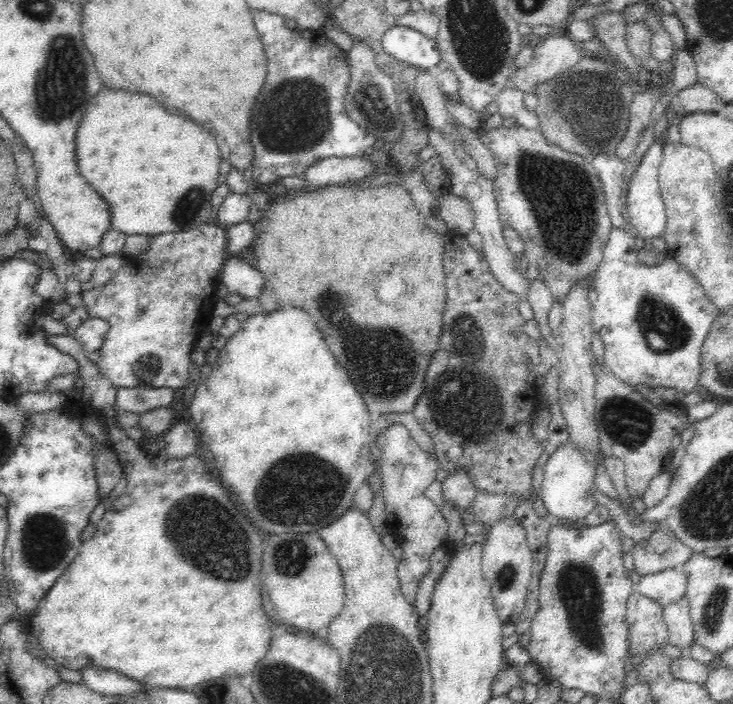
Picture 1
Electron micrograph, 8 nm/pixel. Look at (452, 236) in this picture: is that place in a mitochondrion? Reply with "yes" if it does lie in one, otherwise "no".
no

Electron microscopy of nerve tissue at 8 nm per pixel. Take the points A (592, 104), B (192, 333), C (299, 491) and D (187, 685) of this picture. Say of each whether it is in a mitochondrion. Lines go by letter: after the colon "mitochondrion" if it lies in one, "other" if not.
A: mitochondrion
B: other
C: mitochondrion
D: other

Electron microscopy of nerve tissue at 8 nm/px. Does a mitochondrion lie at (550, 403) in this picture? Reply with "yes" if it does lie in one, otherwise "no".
no

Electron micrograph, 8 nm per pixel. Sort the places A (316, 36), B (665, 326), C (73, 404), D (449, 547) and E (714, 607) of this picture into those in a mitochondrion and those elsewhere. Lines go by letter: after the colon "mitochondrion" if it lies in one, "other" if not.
A: other
B: mitochondrion
C: other
D: other
E: mitochondrion

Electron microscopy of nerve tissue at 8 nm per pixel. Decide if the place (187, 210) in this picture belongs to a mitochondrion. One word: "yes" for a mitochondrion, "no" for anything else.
yes

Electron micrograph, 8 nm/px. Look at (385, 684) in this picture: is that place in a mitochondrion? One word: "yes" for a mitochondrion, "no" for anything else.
yes

